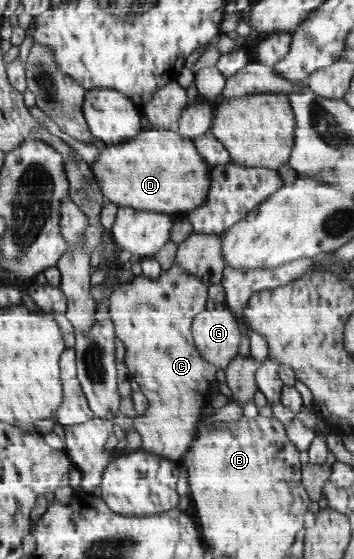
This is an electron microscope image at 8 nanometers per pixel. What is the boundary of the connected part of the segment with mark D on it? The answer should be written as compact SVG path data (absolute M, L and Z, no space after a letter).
M157 129L143 130L137 137L117 145L106 145L95 163L91 165L103 196L108 202L118 204L119 207L135 208L157 213L172 214L174 216L186 216L209 199L209 189L211 189L211 166L208 161L201 156L197 150L196 142L188 137L181 136L177 130Z

